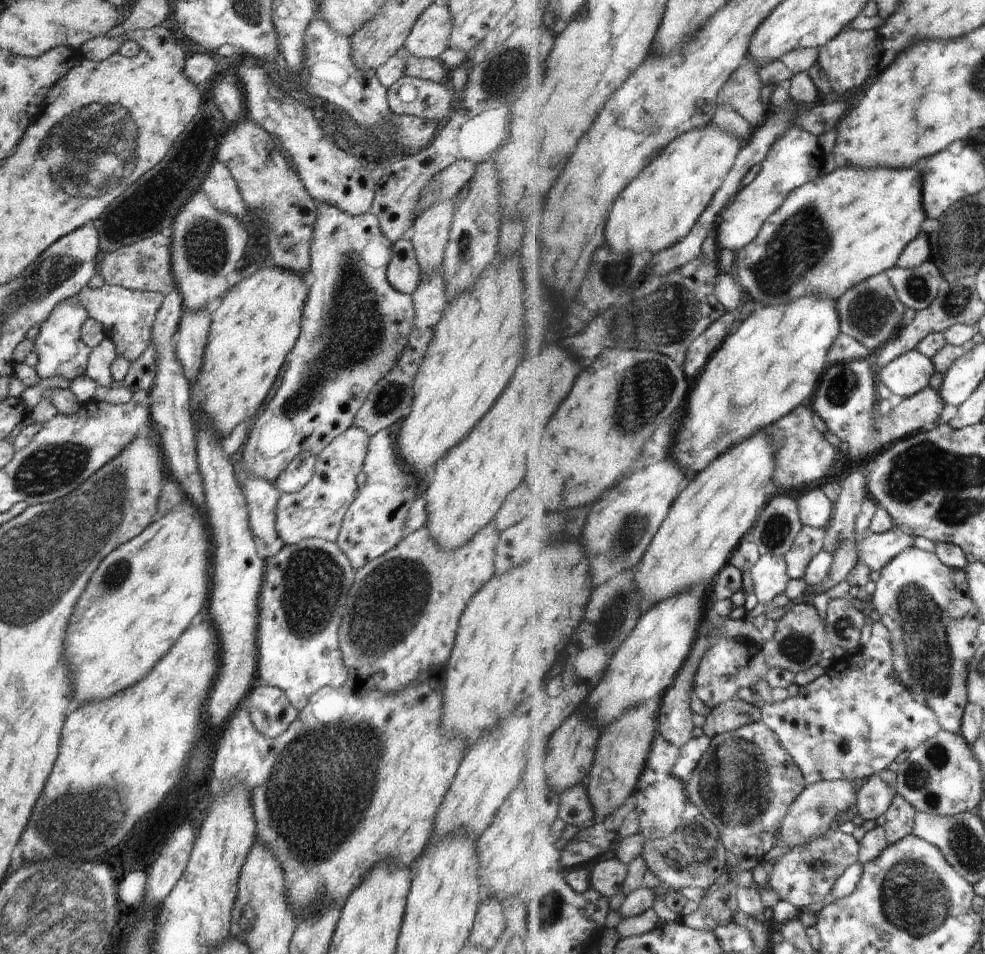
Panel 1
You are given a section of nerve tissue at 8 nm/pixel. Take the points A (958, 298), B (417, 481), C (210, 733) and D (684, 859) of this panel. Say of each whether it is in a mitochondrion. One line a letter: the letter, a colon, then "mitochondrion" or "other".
A: mitochondrion
B: other
C: other
D: mitochondrion

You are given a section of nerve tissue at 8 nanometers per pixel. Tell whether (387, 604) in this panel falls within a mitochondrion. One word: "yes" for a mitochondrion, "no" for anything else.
yes

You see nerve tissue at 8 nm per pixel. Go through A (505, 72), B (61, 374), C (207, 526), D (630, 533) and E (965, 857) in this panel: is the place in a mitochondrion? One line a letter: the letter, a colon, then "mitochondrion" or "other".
A: mitochondrion
B: other
C: other
D: mitochondrion
E: mitochondrion

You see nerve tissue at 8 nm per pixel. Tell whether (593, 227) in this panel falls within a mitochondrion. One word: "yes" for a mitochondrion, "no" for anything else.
no

